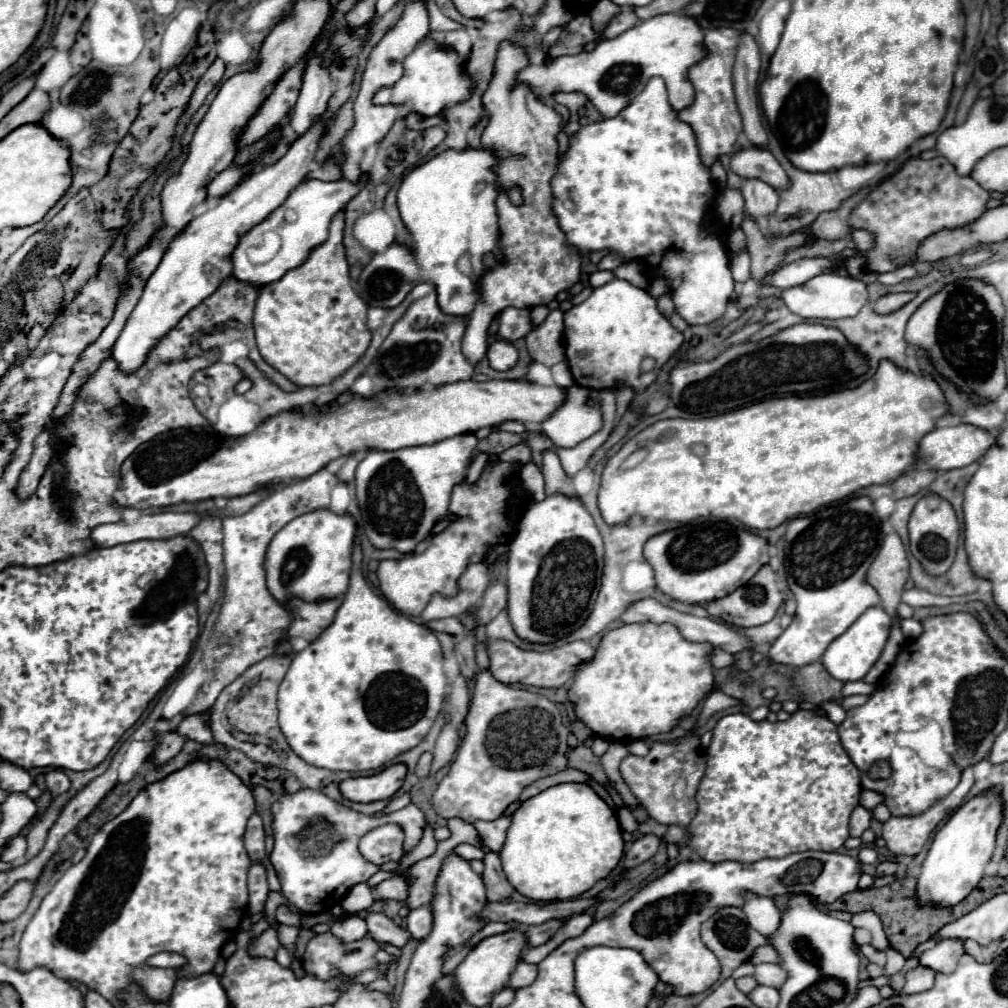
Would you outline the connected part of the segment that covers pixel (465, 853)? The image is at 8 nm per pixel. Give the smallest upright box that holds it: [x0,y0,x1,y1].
[454,843,486,859]

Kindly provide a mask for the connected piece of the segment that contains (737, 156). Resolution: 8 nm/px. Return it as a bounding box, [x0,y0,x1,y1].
[730,145,788,189]

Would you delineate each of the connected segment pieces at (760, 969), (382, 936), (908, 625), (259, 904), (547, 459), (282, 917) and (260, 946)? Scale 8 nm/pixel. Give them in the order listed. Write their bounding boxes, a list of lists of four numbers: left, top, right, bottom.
[[754,965,786,989],[364,913,410,947],[902,619,922,639],[248,863,268,913],[540,449,578,497],[276,905,300,927],[248,927,280,957]]

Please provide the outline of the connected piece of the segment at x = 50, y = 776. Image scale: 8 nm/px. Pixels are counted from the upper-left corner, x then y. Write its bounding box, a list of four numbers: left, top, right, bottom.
[46,769,70,797]

